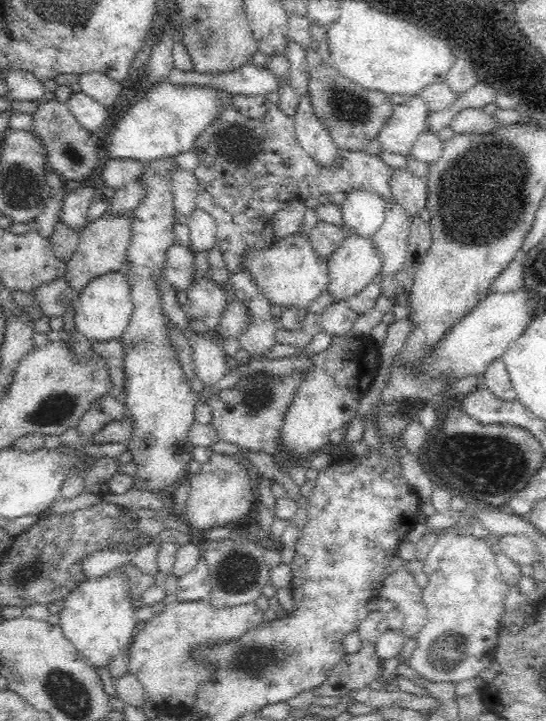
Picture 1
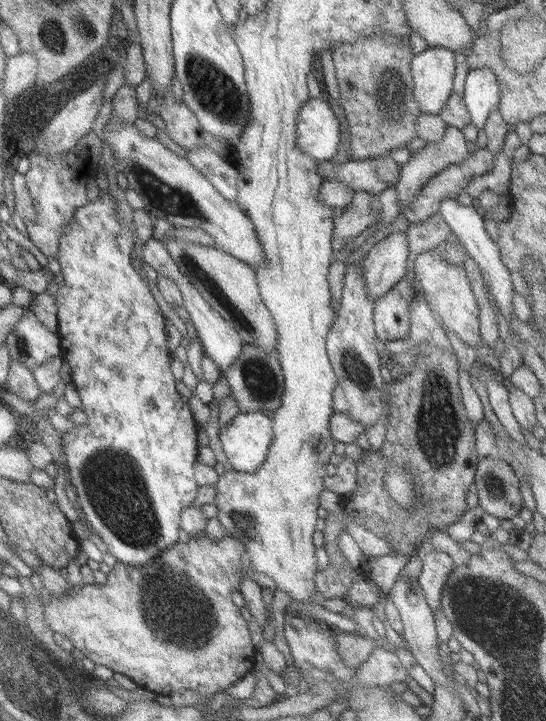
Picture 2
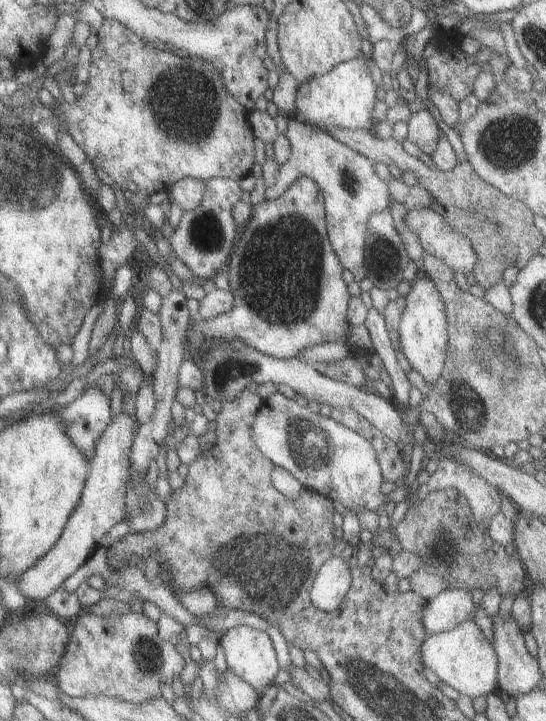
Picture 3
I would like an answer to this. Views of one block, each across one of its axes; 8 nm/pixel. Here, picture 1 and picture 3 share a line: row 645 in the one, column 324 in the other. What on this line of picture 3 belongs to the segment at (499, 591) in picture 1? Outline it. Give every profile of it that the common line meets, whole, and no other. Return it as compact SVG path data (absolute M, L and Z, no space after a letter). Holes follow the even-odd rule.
M271 394L262 400L250 425L251 441L272 462L301 484L303 490L322 495L338 502L349 513L361 510L377 511L385 496L381 494L383 481L375 452L358 434L341 424L313 414L308 406L299 406L283 394Z

